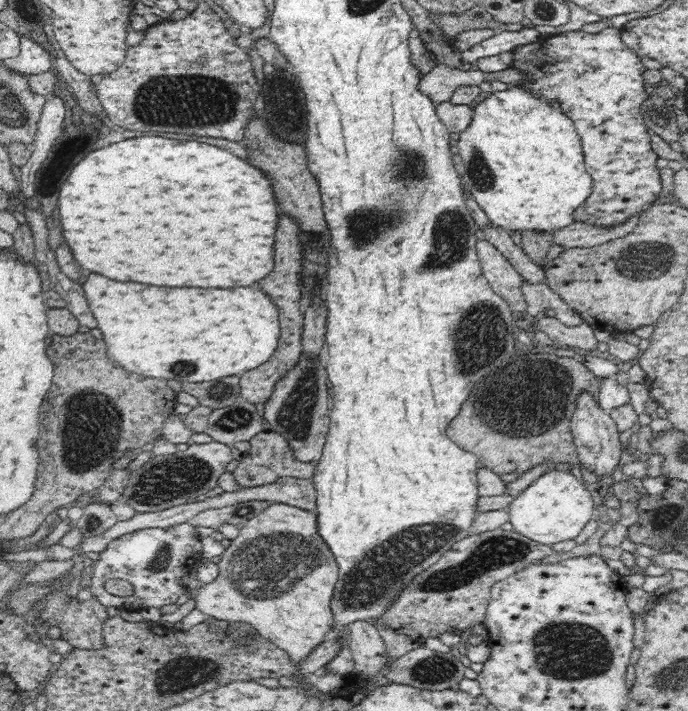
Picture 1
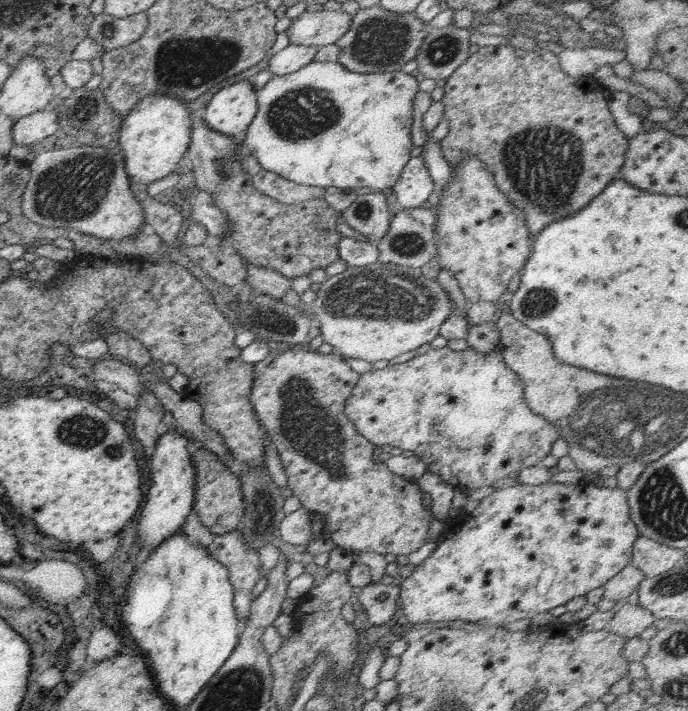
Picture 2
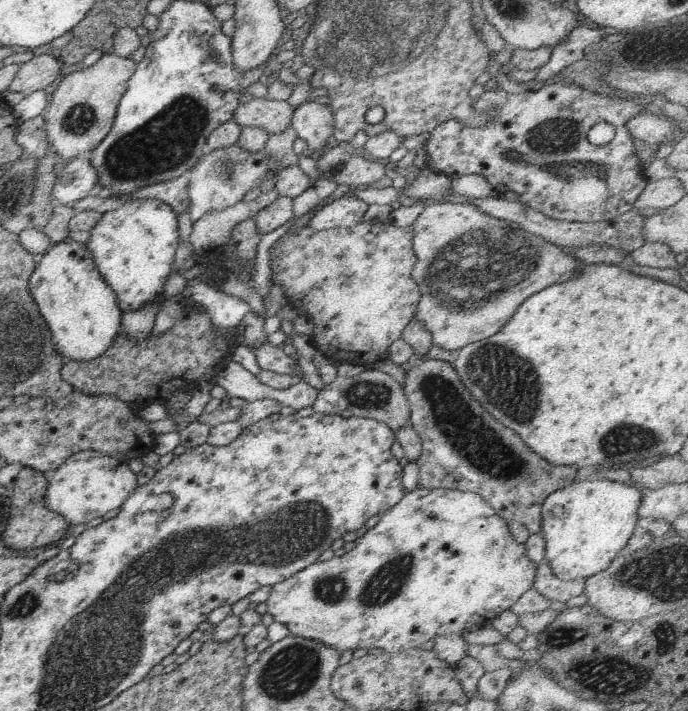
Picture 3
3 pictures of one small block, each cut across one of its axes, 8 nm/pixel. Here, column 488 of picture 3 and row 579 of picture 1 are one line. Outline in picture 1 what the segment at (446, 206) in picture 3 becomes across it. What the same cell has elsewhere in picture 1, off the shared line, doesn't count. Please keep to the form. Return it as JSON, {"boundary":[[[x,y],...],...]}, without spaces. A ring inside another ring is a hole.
{"boundary":[[[272,503],[266,510],[263,510],[258,516],[252,517],[246,521],[246,524],[239,528],[239,534],[235,539],[232,539],[227,544],[225,550],[219,560],[219,576],[213,582],[203,584],[195,598],[195,608],[203,612],[207,616],[213,616],[218,620],[227,620],[228,622],[247,622],[255,628],[255,632],[260,637],[267,638],[273,648],[279,648],[285,651],[293,663],[299,663],[303,658],[306,658],[312,649],[315,649],[318,644],[325,640],[326,634],[333,630],[333,614],[331,611],[331,600],[335,589],[335,584],[338,581],[339,566],[333,558],[332,552],[328,545],[322,540],[317,529],[317,513],[315,511],[302,510],[295,506],[282,503]]]}

